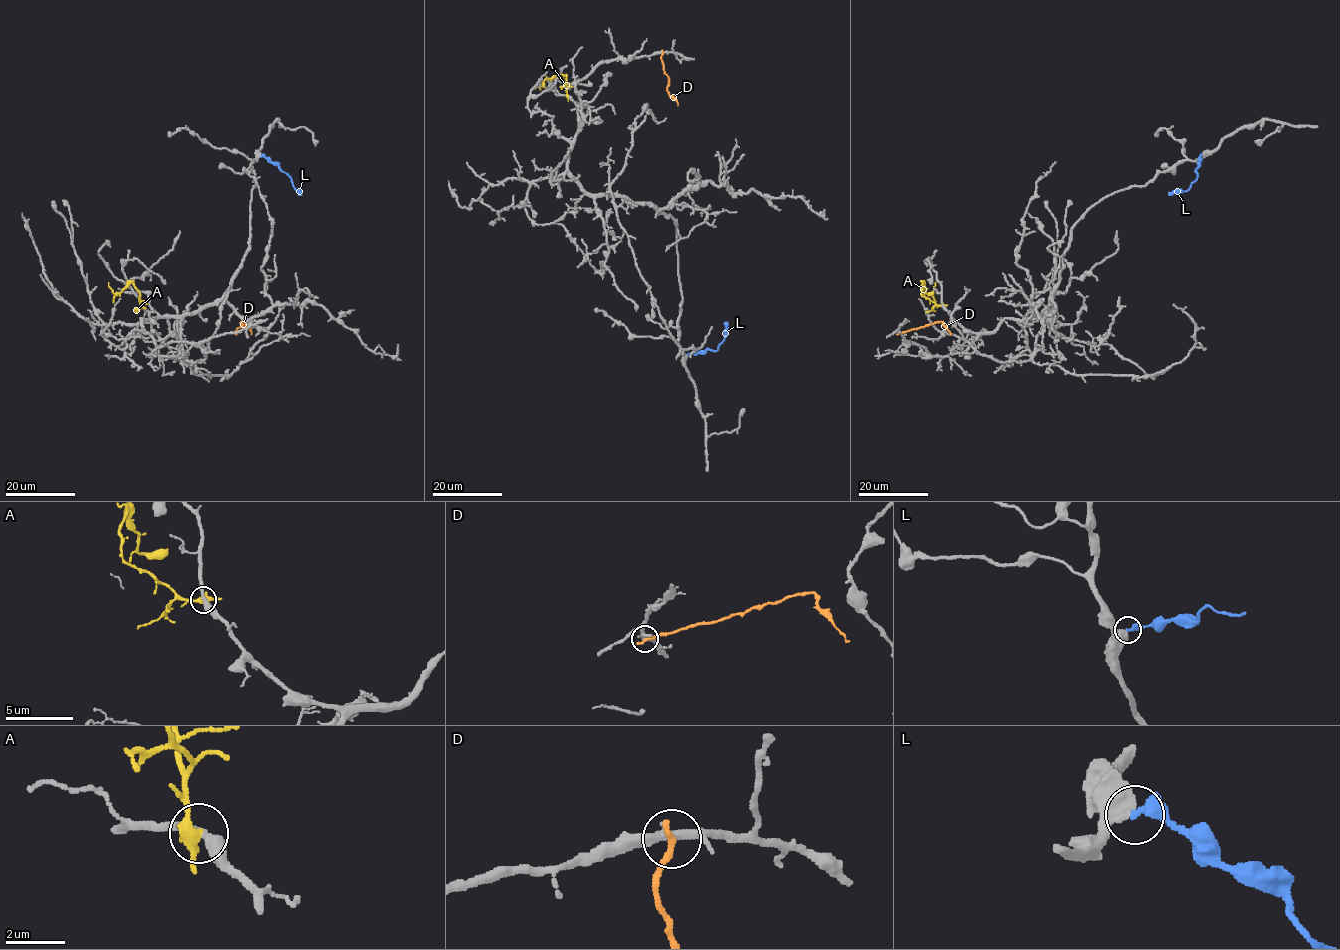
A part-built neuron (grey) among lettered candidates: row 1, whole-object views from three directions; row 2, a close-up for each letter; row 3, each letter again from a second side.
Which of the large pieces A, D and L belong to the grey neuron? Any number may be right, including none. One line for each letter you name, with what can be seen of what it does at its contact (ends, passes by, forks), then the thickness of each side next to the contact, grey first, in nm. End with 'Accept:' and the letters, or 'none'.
L: it ends; calibres 400 and 320 nm
Accept: L

